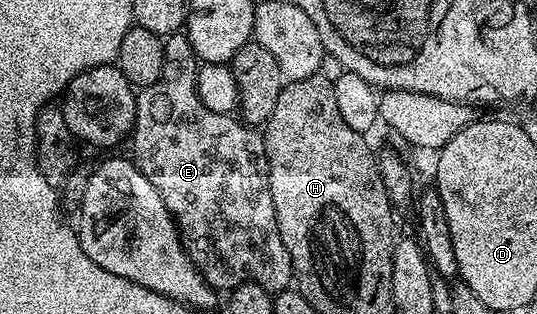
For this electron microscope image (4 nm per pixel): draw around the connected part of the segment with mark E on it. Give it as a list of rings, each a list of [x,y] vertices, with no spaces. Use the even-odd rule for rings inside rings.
[[[184,33],[165,36],[164,69],[162,76],[152,85],[141,88],[136,95],[134,112],[134,155],[132,162],[160,193],[160,201],[170,211],[178,224],[178,236],[182,247],[194,262],[209,287],[219,293],[229,292],[241,283],[255,283],[268,292],[287,290],[294,278],[294,270],[280,241],[280,229],[276,225],[276,209],[272,209],[272,193],[268,181],[268,157],[266,141],[253,126],[242,122],[233,114],[212,113],[196,93],[196,72],[199,64],[194,50]]]

